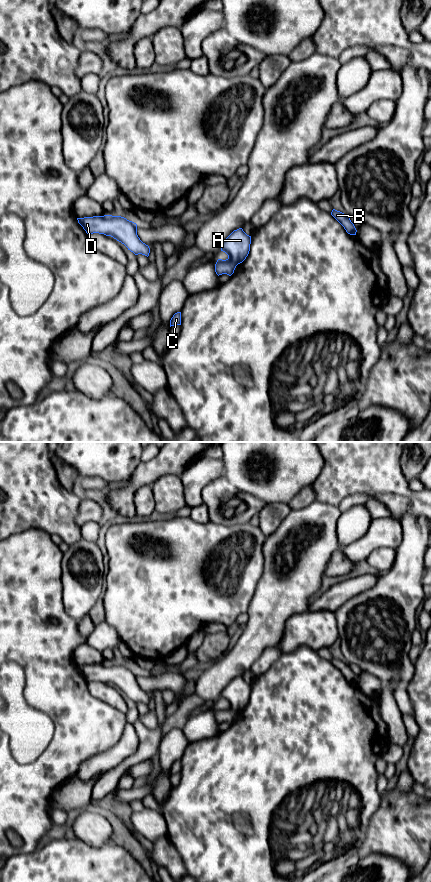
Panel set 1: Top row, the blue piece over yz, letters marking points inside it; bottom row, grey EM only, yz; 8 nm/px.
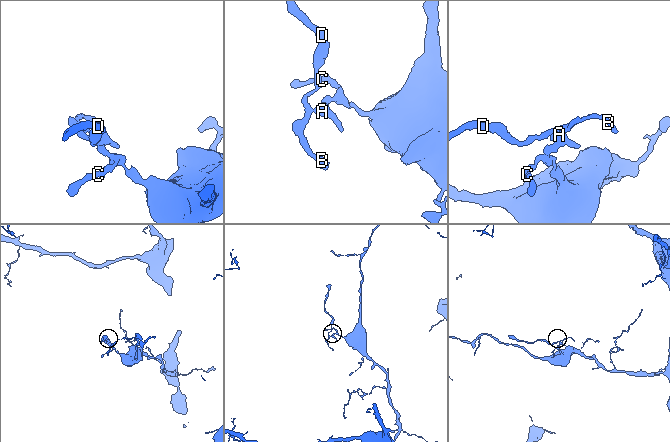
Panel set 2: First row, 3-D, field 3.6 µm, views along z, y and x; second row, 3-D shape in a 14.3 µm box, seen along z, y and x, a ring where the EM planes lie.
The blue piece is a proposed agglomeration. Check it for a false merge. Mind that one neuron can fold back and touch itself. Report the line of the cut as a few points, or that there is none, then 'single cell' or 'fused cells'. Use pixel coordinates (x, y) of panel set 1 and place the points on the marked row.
yz (228, 258), (236, 265) | fused cells

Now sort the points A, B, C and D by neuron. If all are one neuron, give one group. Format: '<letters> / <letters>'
A B D / C

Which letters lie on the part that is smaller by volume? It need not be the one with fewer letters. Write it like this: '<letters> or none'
A, B, D

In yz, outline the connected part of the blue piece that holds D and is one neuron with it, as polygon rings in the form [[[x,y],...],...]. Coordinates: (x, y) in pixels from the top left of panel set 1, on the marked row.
[[[93,216],[77,218],[87,234],[99,233],[111,236],[124,244],[135,255],[149,256],[150,248],[137,235],[137,224],[121,216]]]

